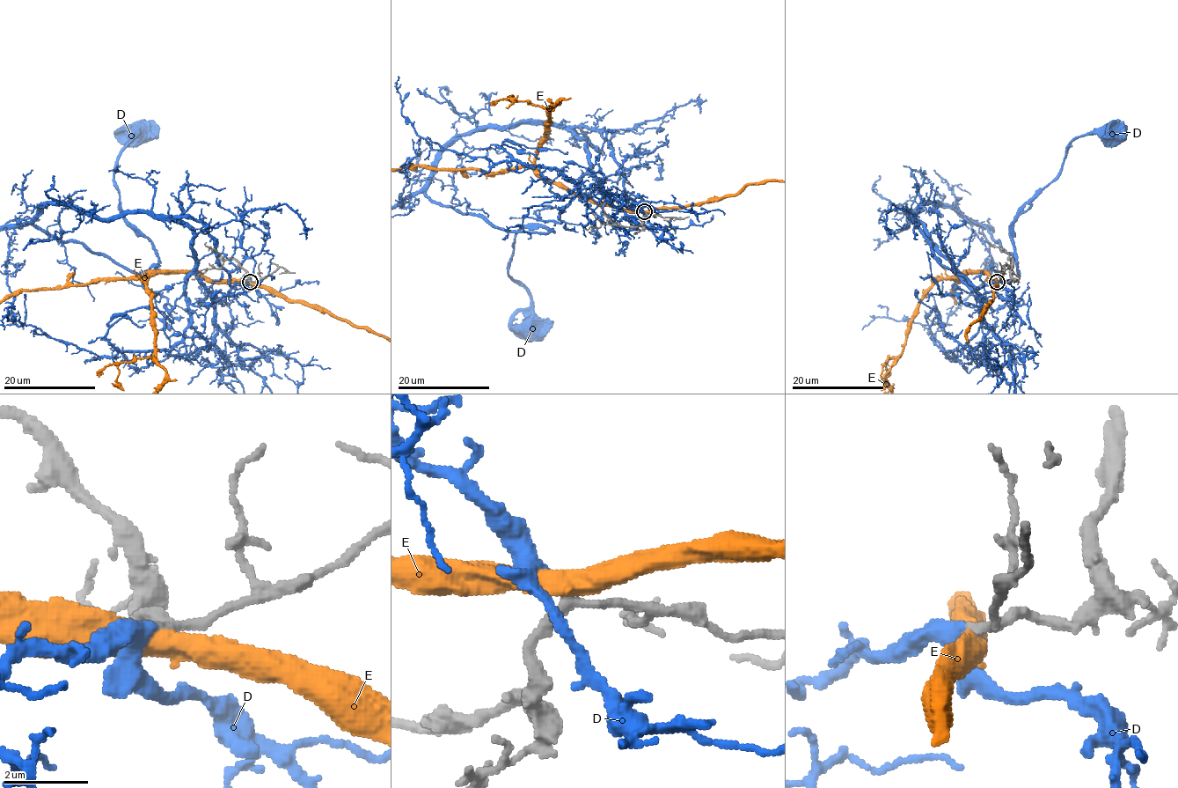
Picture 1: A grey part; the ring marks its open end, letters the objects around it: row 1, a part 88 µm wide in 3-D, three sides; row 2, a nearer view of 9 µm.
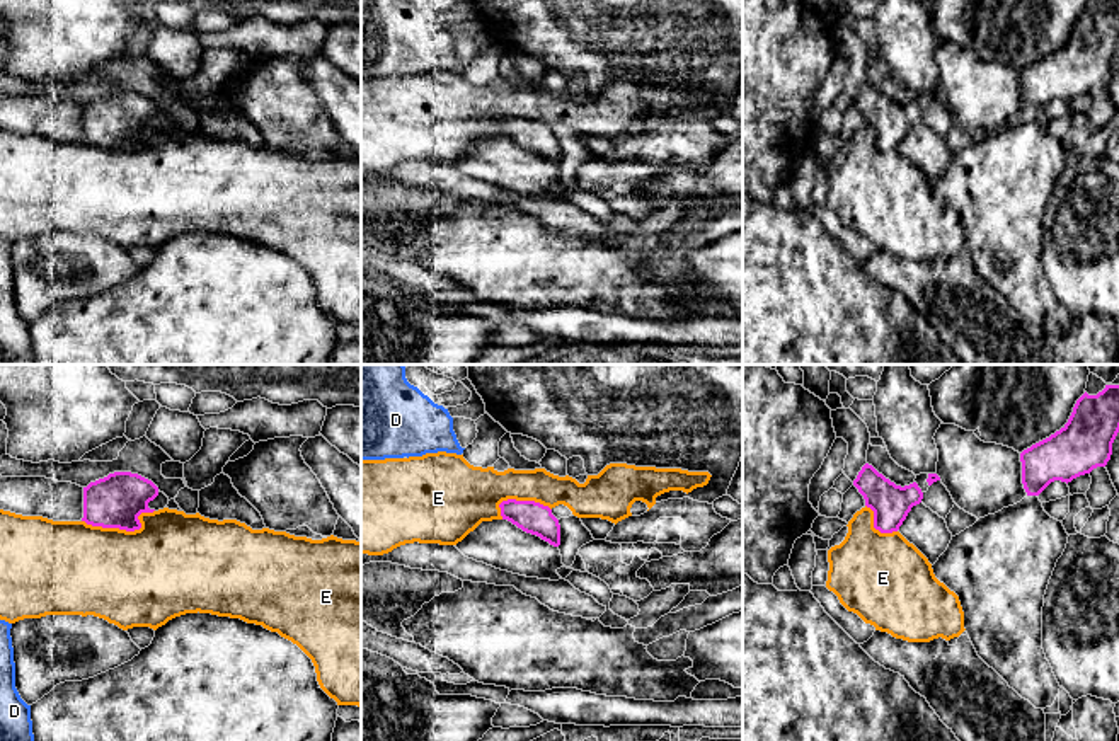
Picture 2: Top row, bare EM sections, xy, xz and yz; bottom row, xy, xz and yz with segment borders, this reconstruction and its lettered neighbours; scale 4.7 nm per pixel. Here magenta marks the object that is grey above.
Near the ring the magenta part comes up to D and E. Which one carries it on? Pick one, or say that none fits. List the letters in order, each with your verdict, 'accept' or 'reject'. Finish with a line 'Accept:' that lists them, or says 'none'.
D: accept
E: reject
Accept: D

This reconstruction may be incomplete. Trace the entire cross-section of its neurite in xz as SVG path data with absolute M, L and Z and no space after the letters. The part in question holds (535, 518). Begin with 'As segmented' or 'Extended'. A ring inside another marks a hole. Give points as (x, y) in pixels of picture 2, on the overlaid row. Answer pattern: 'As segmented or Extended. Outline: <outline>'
As segmented. Outline: M508 499L499 504L502 520L526 533L537 535L554 547L560 545L560 525L548 506L535 501Z

